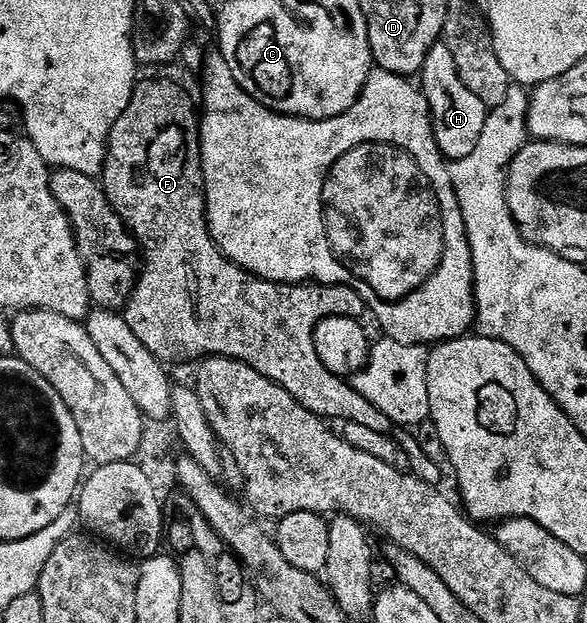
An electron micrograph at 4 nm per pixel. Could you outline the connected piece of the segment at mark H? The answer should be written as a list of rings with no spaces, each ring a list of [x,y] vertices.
[[[444,41],[435,43],[431,52],[427,52],[427,60],[419,75],[419,86],[429,105],[429,113],[433,115],[433,135],[441,149],[441,157],[455,163],[471,156],[471,152],[475,152],[475,144],[479,144],[479,136],[483,136],[487,107],[475,92],[471,92],[471,88],[467,88],[467,84],[463,84],[459,68],[455,68],[455,59]]]

